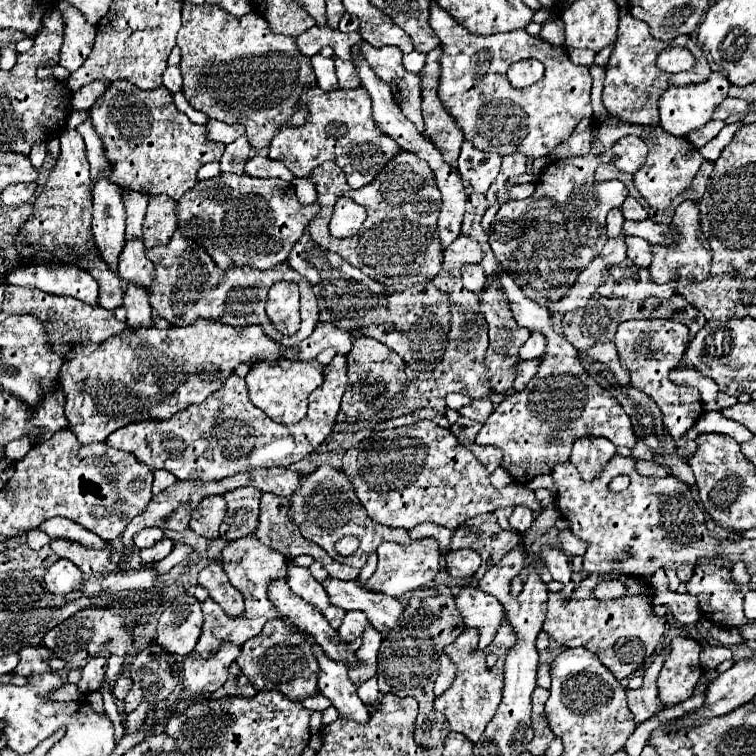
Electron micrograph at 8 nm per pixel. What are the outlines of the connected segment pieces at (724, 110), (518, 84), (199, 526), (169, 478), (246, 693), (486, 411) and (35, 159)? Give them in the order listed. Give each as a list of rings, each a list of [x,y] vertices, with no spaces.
[[[725,98],[725,102],[721,102],[715,112],[713,112],[713,120],[725,120],[729,114],[739,114],[745,112],[749,108],[747,102],[741,102],[739,98]]]
[[[523,60],[521,64],[513,64],[509,68],[509,82],[515,88],[527,88],[539,82],[545,74],[545,66],[539,60]]]
[[[221,494],[207,496],[193,510],[189,528],[195,530],[197,534],[205,536],[205,538],[217,538],[219,536],[219,526],[225,518],[225,512],[227,512],[227,502]]]
[[[153,470],[153,494],[161,494],[161,490],[165,490],[167,486],[171,486],[175,482],[173,474],[169,474],[169,470]]]
[[[233,662],[233,666],[229,666],[229,680],[227,680],[227,684],[221,688],[221,694],[213,694],[213,698],[225,698],[225,696],[253,698],[255,694],[257,692],[251,686],[251,682],[247,680],[247,676],[243,676],[239,666]]]
[[[487,398],[471,400],[471,404],[459,408],[461,416],[467,416],[467,418],[473,418],[473,420],[479,420],[479,422],[485,422],[491,412],[493,412],[493,406],[491,406],[491,402]]]
[[[43,142],[43,144],[35,144],[35,146],[33,146],[33,150],[31,150],[31,154],[29,154],[29,160],[31,160],[31,164],[35,166],[35,170],[41,170],[45,156],[47,156],[45,142]]]

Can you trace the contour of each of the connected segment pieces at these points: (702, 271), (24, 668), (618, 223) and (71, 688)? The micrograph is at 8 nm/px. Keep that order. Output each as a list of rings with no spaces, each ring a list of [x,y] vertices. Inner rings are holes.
[[[685,200],[675,208],[675,216],[671,220],[675,230],[679,232],[677,240],[671,246],[651,246],[651,266],[649,274],[653,282],[657,284],[669,284],[673,288],[683,288],[695,282],[703,282],[709,276],[709,266],[711,266],[711,248],[707,244],[707,238],[701,232],[699,226],[699,206],[693,200]]]
[[[23,646],[19,652],[19,664],[13,672],[25,674],[25,676],[51,672],[49,658],[53,658],[53,654],[45,646]]]
[[[615,208],[615,210],[609,212],[609,216],[607,216],[607,240],[613,240],[613,238],[621,236],[623,222],[625,222],[625,218],[623,218],[623,214],[621,214],[619,208]]]
[[[65,684],[61,690],[53,692],[53,700],[79,700],[81,692],[77,690],[77,684]]]

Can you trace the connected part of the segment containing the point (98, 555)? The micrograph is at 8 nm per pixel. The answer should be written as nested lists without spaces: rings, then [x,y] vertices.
[[[51,540],[51,550],[57,556],[63,556],[71,560],[83,574],[97,574],[97,572],[123,572],[117,568],[117,564],[111,562],[111,550],[95,550],[95,548],[85,548],[77,542],[69,540]]]

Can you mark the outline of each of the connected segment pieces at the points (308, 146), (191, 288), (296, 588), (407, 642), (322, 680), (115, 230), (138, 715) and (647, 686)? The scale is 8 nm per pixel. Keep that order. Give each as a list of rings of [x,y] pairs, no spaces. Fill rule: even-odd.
[[[311,86],[305,88],[301,106],[309,112],[307,122],[299,128],[281,128],[275,134],[273,144],[269,144],[269,158],[283,162],[297,178],[307,176],[313,166],[333,160],[345,172],[351,188],[363,188],[399,152],[399,146],[377,130],[371,116],[371,98],[363,88],[323,92],[319,86]]]
[[[177,230],[169,244],[157,246],[147,250],[147,258],[155,264],[155,282],[153,282],[153,294],[149,296],[151,306],[155,314],[165,318],[173,326],[191,326],[199,318],[207,320],[219,320],[223,324],[235,326],[235,328],[245,328],[251,324],[259,324],[263,332],[279,342],[281,346],[297,346],[301,344],[313,330],[319,318],[319,308],[317,308],[317,298],[313,294],[311,284],[301,278],[293,268],[289,268],[287,262],[277,264],[275,268],[269,270],[253,270],[253,268],[229,268],[229,270],[219,270],[217,264],[209,258],[205,250],[201,250],[195,242],[189,238],[183,238],[181,232]],[[275,282],[295,282],[299,286],[300,292],[300,317],[301,328],[295,336],[281,336],[273,328],[270,320],[265,320],[265,302],[267,302],[267,292]]]
[[[287,562],[287,584],[289,588],[301,596],[303,600],[307,600],[309,604],[313,604],[333,628],[339,628],[343,618],[345,618],[345,610],[333,606],[327,598],[327,594],[321,590],[321,584],[309,574],[307,568],[299,568],[293,562]]]
[[[421,588],[411,592],[411,598],[405,608],[405,626],[399,626],[397,630],[389,632],[389,638],[383,640],[377,656],[379,690],[383,694],[395,694],[399,698],[413,696],[419,702],[419,716],[413,738],[417,746],[429,750],[437,750],[443,744],[445,734],[449,734],[449,722],[445,722],[445,716],[441,712],[433,710],[433,684],[439,674],[437,660],[443,654],[443,648],[457,640],[461,630],[465,630],[465,624],[455,606],[455,596],[451,588]],[[433,614],[437,614],[437,618],[433,618]]]
[[[305,634],[313,642],[313,650],[317,654],[317,662],[321,666],[319,674],[319,692],[331,700],[331,706],[337,708],[339,718],[351,718],[359,724],[365,724],[369,720],[367,706],[359,700],[355,684],[347,676],[345,664],[337,664],[331,658],[325,656],[325,652],[317,646],[317,642]]]
[[[111,166],[93,186],[93,234],[101,258],[117,272],[117,258],[125,246],[125,206],[121,188],[109,180]]]
[[[141,704],[133,714],[129,714],[129,716],[125,718],[125,722],[123,722],[125,734],[137,732],[137,730],[141,728],[141,724],[145,722],[145,714],[147,714],[147,708],[149,708],[149,706],[151,706],[151,704]]]
[[[665,646],[661,650],[659,656],[655,656],[655,660],[651,662],[651,666],[645,670],[643,674],[643,686],[637,688],[637,690],[627,690],[627,698],[629,698],[629,710],[635,718],[635,722],[645,722],[647,718],[651,718],[655,712],[663,710],[659,698],[657,698],[657,686],[655,686],[655,680],[657,680],[657,674],[661,672],[661,666],[663,662],[667,660],[669,656],[669,646]]]

